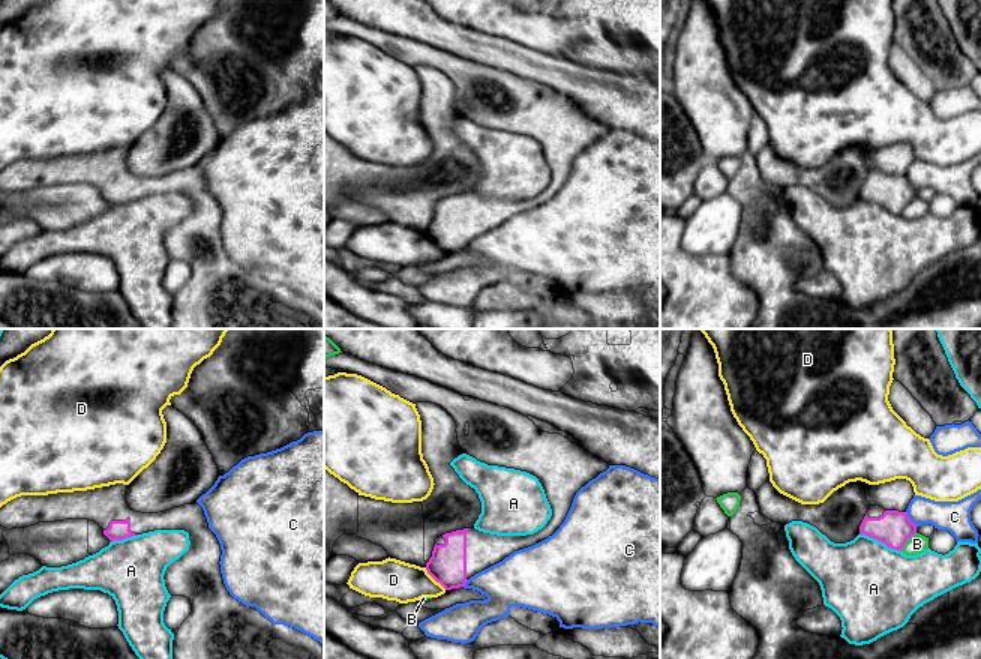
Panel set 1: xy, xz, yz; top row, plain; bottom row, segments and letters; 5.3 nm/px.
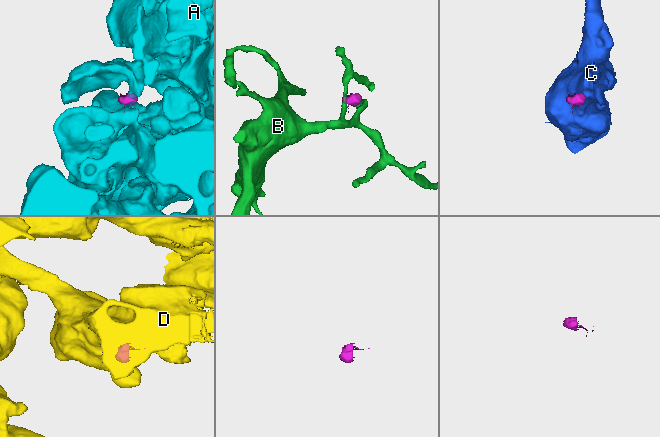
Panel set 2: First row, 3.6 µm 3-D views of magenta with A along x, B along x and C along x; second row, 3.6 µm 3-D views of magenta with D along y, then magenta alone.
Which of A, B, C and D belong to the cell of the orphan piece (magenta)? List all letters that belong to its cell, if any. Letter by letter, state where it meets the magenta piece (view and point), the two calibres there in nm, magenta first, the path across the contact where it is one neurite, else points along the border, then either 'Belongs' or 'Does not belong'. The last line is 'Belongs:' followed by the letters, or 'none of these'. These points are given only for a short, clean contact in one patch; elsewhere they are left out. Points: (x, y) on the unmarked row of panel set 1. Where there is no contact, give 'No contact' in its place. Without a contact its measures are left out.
A: Touches magenta at yz (881, 204). Thickness 190 nm (magenta) against 460 nm. Does not belong
B: Touches magenta at yz (906, 203). Thickness 190 nm (magenta) against 100 nm. Boundary: yz (915, 195), (900, 213). Does not belong
C: Touches magenta at yz (909, 183). Thickness 190 nm (magenta) against 170 nm. Boundary: yz (905, 176), (917, 189). Does not belong
D: Touches magenta at xz (435, 243). Thickness 200 nm (magenta) against 220 nm. Boundary: xz (425, 231), (446, 252). Does not belong
Belongs: none of these

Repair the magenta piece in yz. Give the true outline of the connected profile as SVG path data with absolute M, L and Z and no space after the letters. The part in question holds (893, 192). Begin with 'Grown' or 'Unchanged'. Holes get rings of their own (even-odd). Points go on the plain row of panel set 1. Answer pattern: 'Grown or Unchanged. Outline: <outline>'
Grown. Outline: M870 170L860 189L860 198L873 201L897 215L902 215L906 204L915 197L916 189L906 176L885 174L880 170Z

